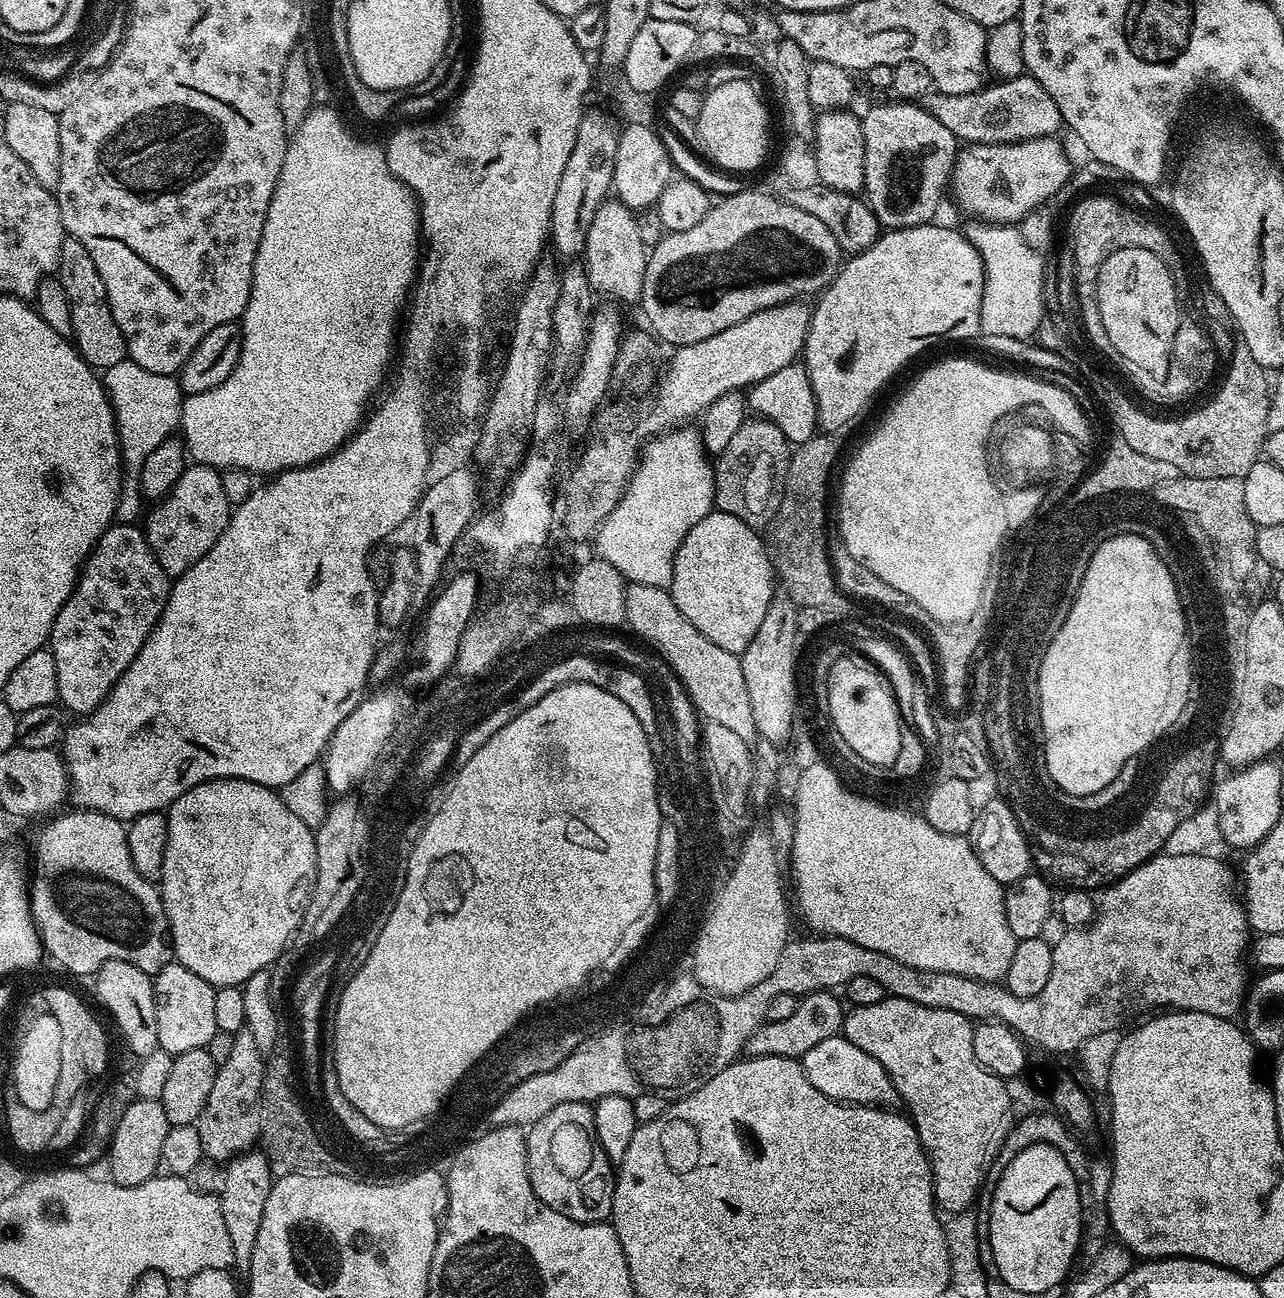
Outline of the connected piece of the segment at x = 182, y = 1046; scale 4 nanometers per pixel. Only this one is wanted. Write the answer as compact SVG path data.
M173 962L167 964L162 971L155 973L152 989L156 1007L159 1051L168 1052L173 1057L186 1050L207 1048L210 1038L214 1038L216 1033L214 985L198 978L198 974L192 973L191 970L186 970L186 966Z

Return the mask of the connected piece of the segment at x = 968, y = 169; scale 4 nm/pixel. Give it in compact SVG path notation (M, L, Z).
M1039 136L1038 138L1034 138L1033 140L1023 140L1022 142L1018 142L1017 144L970 144L964 147L961 147L959 151L957 151L956 154L956 161L952 163L952 174L950 177L950 196L953 196L954 199L956 199L956 204L958 207L961 208L962 211L965 212L966 215L972 216L968 218L975 218L977 221L980 222L991 222L993 224L1006 224L1009 226L1015 225L1017 222L1024 219L1024 216L1026 214L1030 214L1035 208L1039 208L1041 206L1047 205L1049 203L1048 199L1051 198L1052 195L1055 194L1056 191L1059 190L1060 187L1063 186L1064 183L1068 180L1068 175L1071 174L1072 168L1070 165L1068 165L1068 156L1066 153L1064 153L1064 148L1062 145L1059 144L1059 139L1057 139L1056 136Z

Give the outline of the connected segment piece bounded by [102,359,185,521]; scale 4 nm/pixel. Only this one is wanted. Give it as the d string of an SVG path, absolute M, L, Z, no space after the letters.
M133 360L118 362L118 366L103 369L104 389L116 413L116 433L120 439L120 459L126 469L120 485L120 498L116 503L116 520L133 516L139 521L142 516L140 494L140 467L157 446L162 446L180 427L180 415L184 405L184 393L176 376L154 374Z

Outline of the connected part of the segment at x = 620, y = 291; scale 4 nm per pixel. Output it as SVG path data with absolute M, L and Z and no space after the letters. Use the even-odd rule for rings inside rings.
M605 200L598 214L594 214L594 222L590 222L590 234L586 234L582 253L582 265L593 293L600 295L601 292L612 300L632 305L639 301L644 271L648 265L648 252L637 233L636 215L621 200Z

